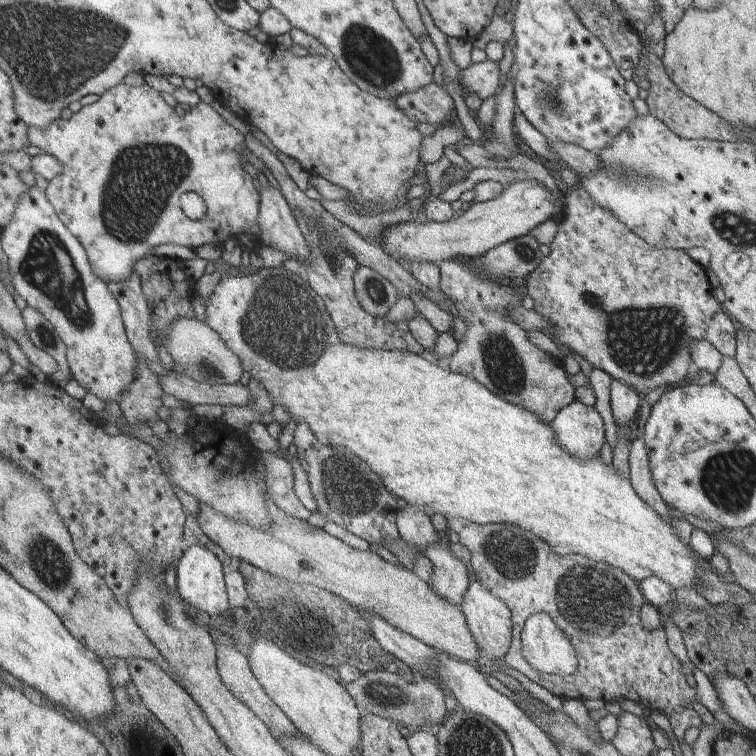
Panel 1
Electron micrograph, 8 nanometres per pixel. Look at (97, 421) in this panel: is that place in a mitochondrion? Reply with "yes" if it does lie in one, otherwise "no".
no

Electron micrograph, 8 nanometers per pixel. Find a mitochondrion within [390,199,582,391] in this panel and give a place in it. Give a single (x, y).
(524, 253)

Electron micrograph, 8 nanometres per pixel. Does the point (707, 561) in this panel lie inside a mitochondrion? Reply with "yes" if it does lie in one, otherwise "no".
no

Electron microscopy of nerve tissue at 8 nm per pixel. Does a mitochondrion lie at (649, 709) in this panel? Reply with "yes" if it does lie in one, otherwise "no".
no

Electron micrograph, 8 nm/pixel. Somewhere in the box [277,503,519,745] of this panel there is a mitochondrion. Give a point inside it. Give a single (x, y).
(382, 697)

